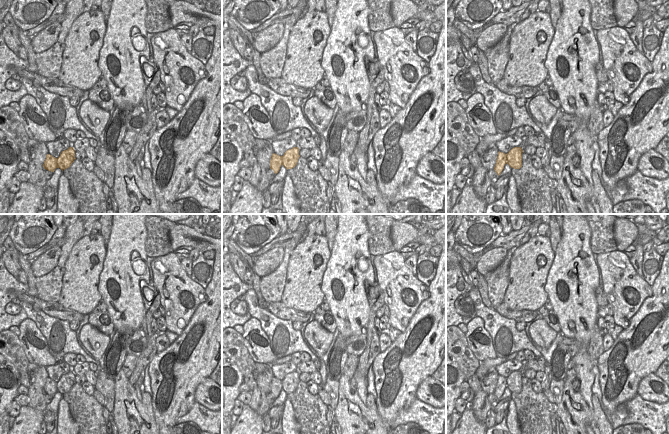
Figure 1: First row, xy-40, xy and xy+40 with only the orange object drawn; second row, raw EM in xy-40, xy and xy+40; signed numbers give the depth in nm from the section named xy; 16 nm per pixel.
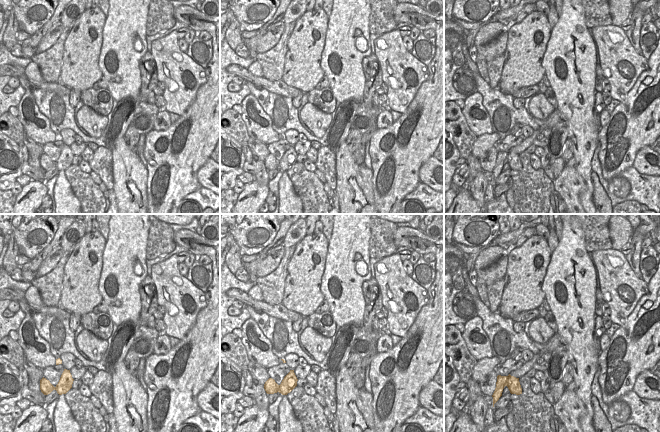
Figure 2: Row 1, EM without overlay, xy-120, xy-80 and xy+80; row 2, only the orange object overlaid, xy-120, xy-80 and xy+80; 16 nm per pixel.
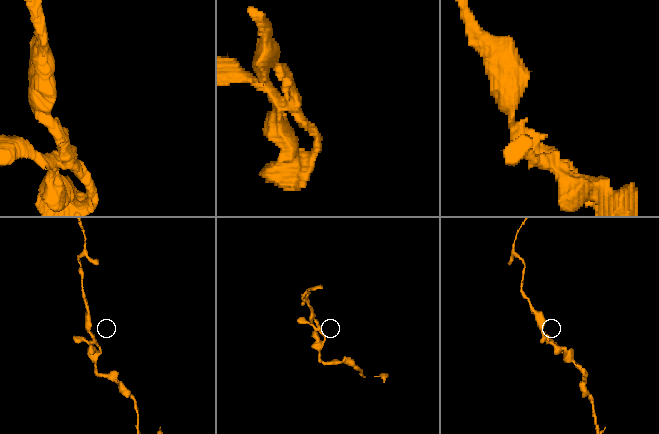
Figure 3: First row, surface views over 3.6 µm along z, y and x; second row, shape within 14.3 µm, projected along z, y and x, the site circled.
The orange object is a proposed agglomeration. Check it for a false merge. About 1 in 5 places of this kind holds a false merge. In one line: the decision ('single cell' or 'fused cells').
single cell

